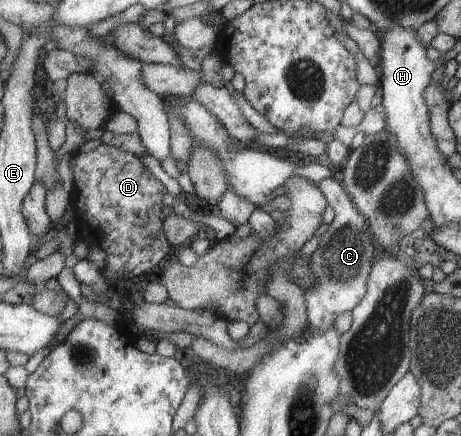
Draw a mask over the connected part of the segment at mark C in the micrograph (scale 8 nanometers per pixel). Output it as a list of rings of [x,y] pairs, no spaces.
[[[331,176],[318,185],[327,196],[335,217],[328,231],[322,235],[321,245],[310,257],[316,287],[305,291],[305,298],[310,326],[319,332],[327,332],[333,328],[341,313],[355,310],[368,294],[368,282],[377,255],[374,247],[376,236],[368,218],[356,207],[340,178]]]

